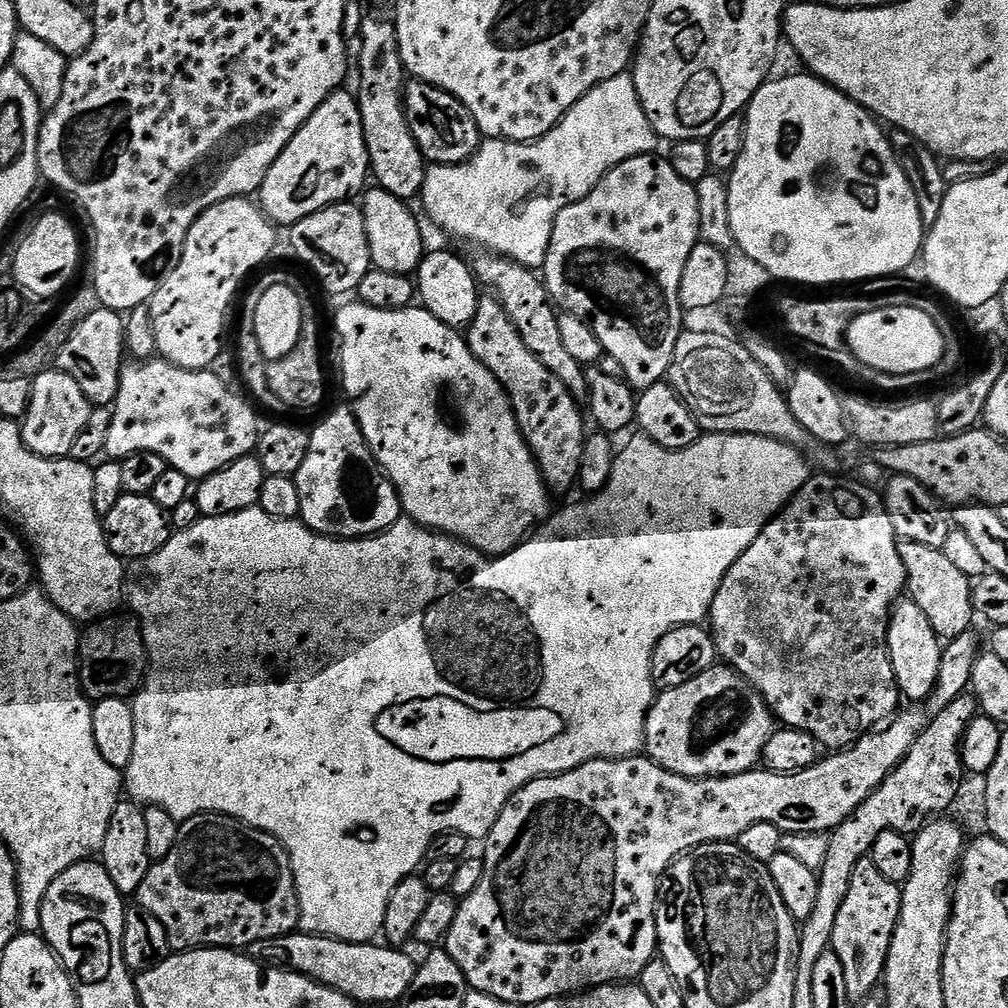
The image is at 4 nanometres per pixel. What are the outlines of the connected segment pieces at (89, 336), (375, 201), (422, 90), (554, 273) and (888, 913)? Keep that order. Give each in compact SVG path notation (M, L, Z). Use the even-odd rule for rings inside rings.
M101 306L90 314L90 318L86 318L86 322L78 322L74 334L66 338L66 346L62 346L56 359L59 371L70 374L94 406L111 405L118 394L120 369L126 363L124 321L121 313Z
M379 186L369 187L363 193L362 207L372 267L387 270L390 274L412 276L424 260L426 247L424 248L424 232L420 229L415 214L408 209L411 207Z
M415 78L409 79L404 90L404 111L408 113L410 130L429 165L461 164L480 149L480 128L470 110L466 110L466 106L462 106L458 98L446 90Z
M660 154L630 158L626 162L614 166L614 170L607 172L602 178L602 182L598 182L598 186L594 186L594 190L590 190L590 194L586 194L586 198L566 206L566 210L562 210L562 214L558 214L558 218L554 222L554 234L550 238L546 262L542 269L542 279L548 288L548 295L567 315L577 316L582 318L582 322L592 325L594 334L598 334L598 342L602 342L605 353L622 366L623 379L637 393L646 391L650 386L661 383L667 377L668 367L674 358L674 346L678 346L678 338L682 331L682 325L680 325L682 309L678 298L678 282L682 282L682 269L686 266L686 258L690 258L690 250L694 250L694 246L699 240L698 194L695 183L682 178L678 171L674 170L670 160L664 156L660 157Z
M871 858L862 859L854 866L850 890L846 890L842 910L838 910L830 945L842 962L842 970L846 970L846 994L853 1006L863 1005L881 983L900 913L900 890L901 885L885 878Z

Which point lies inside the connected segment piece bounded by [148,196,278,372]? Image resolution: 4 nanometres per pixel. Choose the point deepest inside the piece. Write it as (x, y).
(227, 242)

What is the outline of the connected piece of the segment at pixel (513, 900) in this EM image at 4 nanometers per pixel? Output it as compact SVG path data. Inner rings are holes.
M969 631L943 645L942 662L938 670L936 685L926 701L929 712L924 709L924 706L908 706L908 709L905 707L903 711L887 721L883 730L868 732L852 747L837 751L835 754L825 755L801 772L781 774L767 770L753 770L733 776L709 776L707 780L691 780L685 776L667 772L662 766L649 760L647 755L637 754L625 756L623 760L591 760L569 772L560 772L557 776L542 776L539 780L532 780L526 786L522 786L508 799L502 814L498 814L498 822L494 822L490 834L483 841L484 873L482 874L482 882L478 882L474 894L460 900L458 918L454 918L454 926L450 926L450 934L446 941L446 950L450 954L450 958L454 958L454 962L458 962L458 970L462 970L469 989L473 992L490 994L502 1002L510 1002L513 1006L520 1006L520 1004L539 1006L543 1000L554 1000L562 996L579 994L590 988L600 988L604 984L635 981L642 974L642 970L646 970L646 966L658 952L656 902L660 895L660 880L664 877L669 866L679 856L685 856L686 853L692 852L703 844L739 841L742 830L747 830L748 827L754 826L758 822L770 822L770 826L778 826L778 830L785 834L789 832L831 833L832 829L837 828L843 820L850 818L850 814L854 814L854 810L858 810L858 806L862 806L862 802L866 802L866 798L870 798L870 794L875 788L898 767L902 758L906 758L910 746L914 746L918 734L922 734L922 730L928 725L930 713L935 714L946 710L946 706L950 706L950 702L954 702L954 698L965 695L969 691L972 670L978 655L974 636Z

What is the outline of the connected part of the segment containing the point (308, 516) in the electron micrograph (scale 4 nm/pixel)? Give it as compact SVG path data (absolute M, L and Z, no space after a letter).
M343 407L334 409L316 429L311 429L306 462L302 462L302 470L298 470L294 478L298 498L302 502L299 519L311 532L317 532L320 536L334 536L337 540L363 540L365 536L376 536L394 526L401 519L402 509L396 487L380 469L351 407Z

